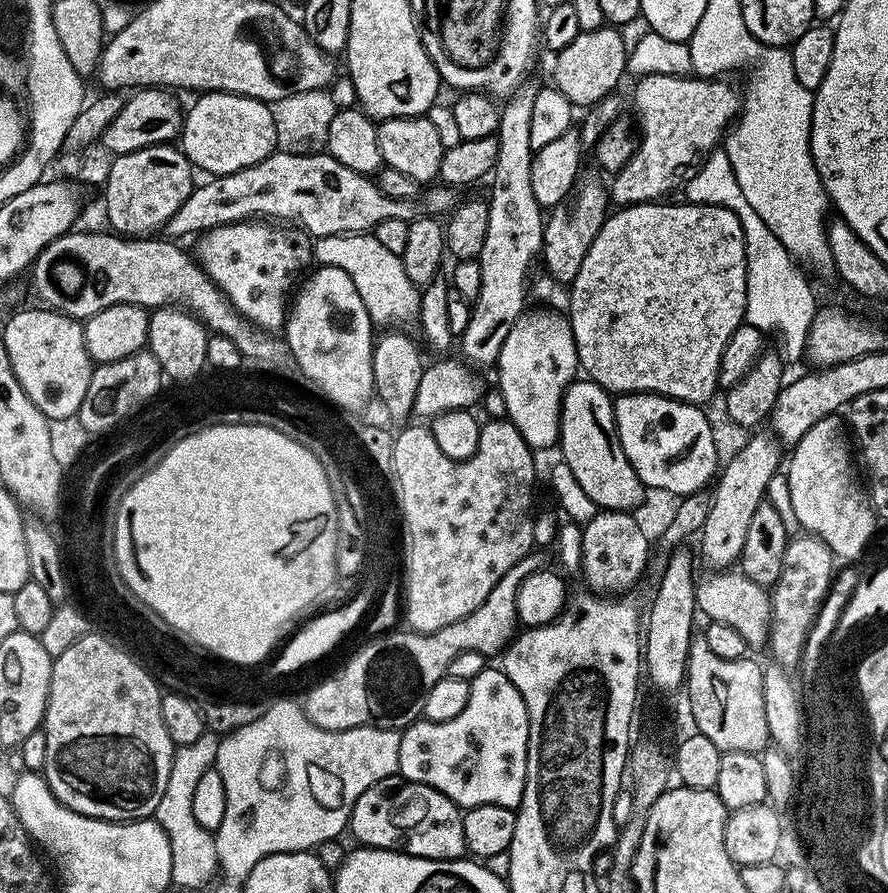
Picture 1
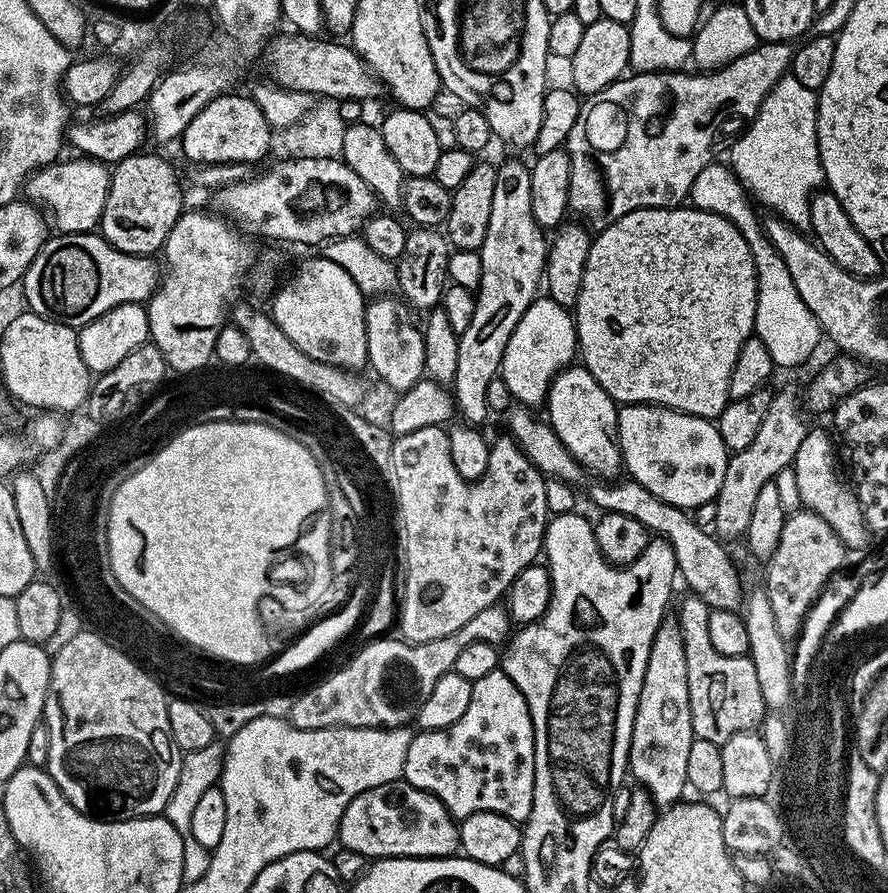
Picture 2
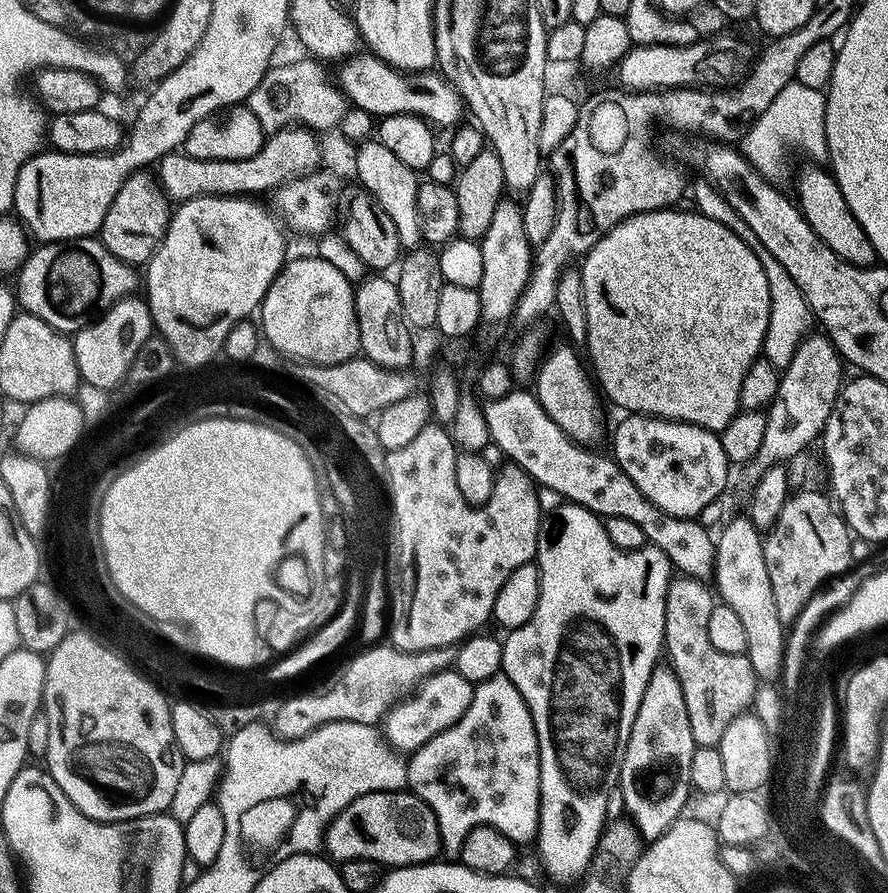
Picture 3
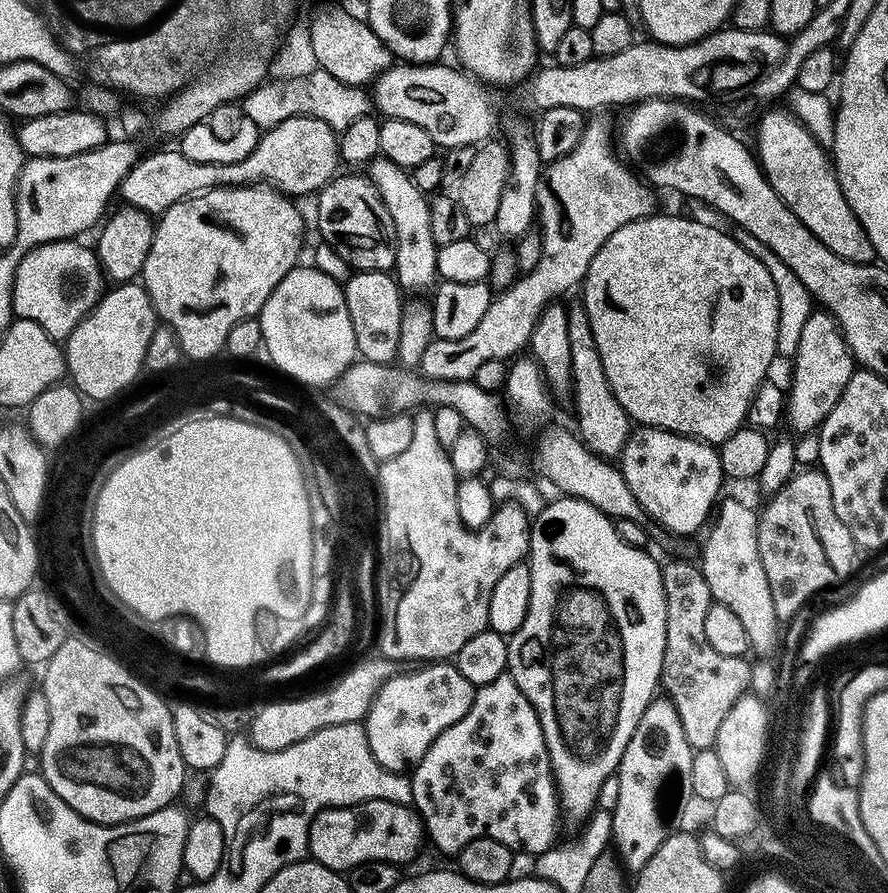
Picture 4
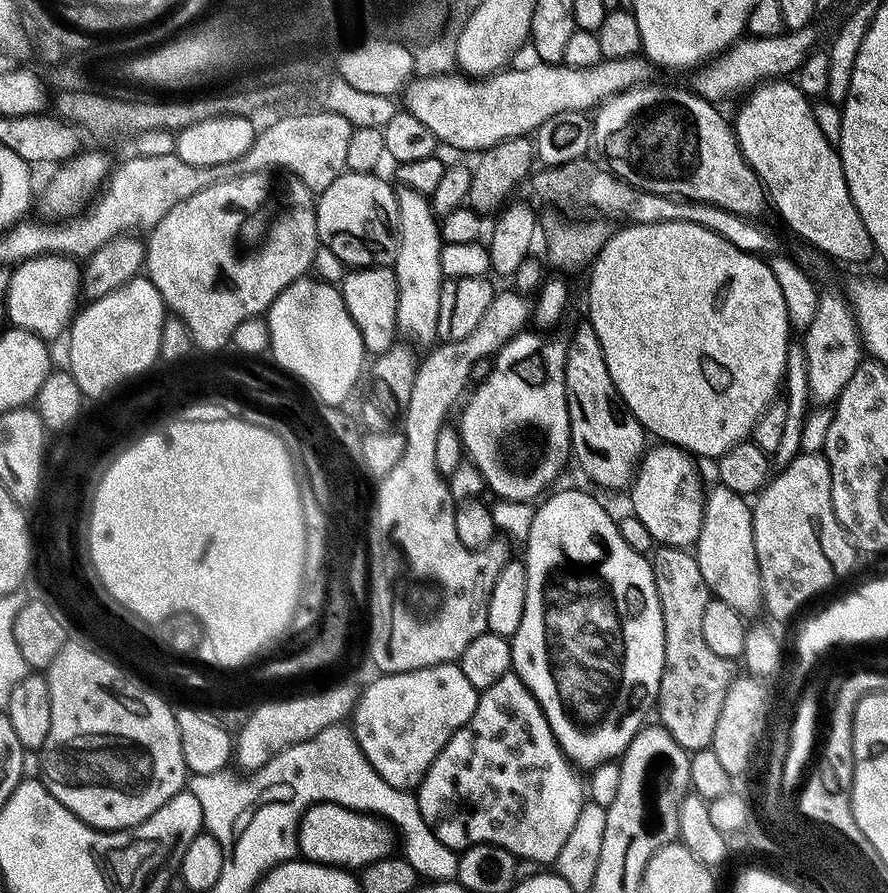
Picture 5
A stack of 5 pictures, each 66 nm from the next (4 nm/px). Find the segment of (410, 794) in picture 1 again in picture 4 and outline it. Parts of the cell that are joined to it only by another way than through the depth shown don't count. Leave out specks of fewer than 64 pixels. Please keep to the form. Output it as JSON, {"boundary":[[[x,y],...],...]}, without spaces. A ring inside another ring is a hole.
{"boundary":[[[364,800],[361,804],[351,804],[345,808],[321,808],[312,817],[312,825],[308,828],[308,856],[331,872],[341,874],[346,874],[354,866],[371,860],[405,866],[404,864],[410,863],[419,854],[423,844],[426,844],[426,833],[419,812],[415,807],[395,800]]]}

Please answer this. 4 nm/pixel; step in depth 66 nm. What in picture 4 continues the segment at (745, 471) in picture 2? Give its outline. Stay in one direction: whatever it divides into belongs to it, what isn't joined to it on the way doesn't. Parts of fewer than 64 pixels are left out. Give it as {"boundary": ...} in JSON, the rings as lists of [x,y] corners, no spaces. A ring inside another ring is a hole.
{"boundary":[[[813,310],[808,315],[791,364],[792,389],[789,387],[786,392],[786,424],[789,424],[796,434],[811,433],[819,429],[826,414],[834,410],[834,402],[842,398],[846,382],[850,382],[853,372],[858,368],[856,361],[852,359],[852,352],[846,346],[843,334],[840,333],[840,327],[828,311]]]}

